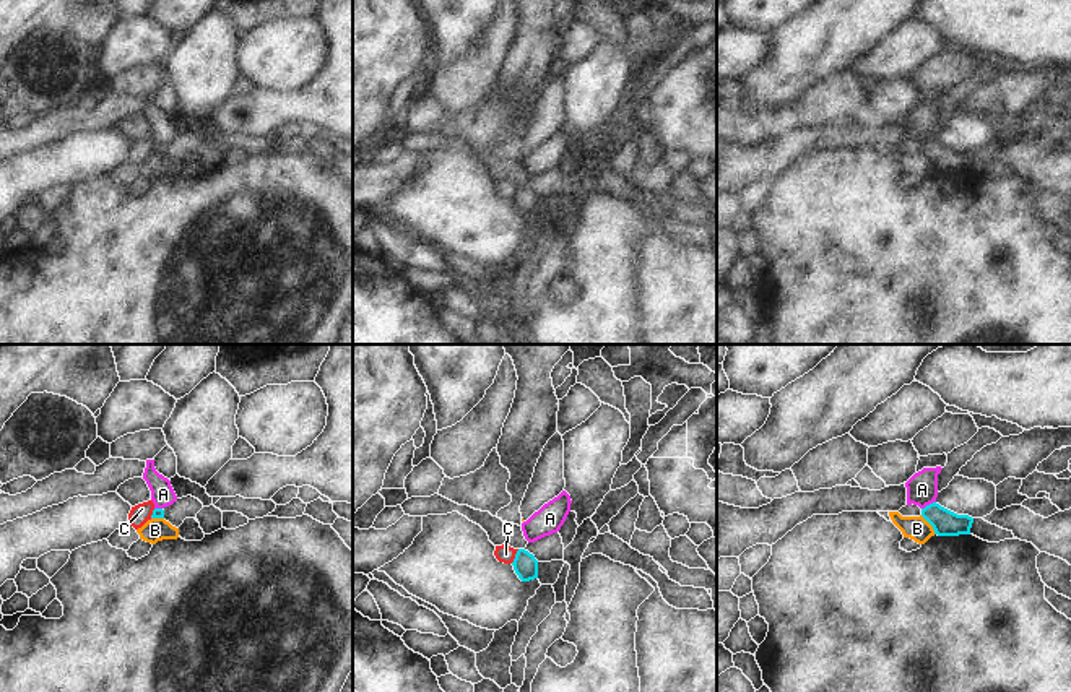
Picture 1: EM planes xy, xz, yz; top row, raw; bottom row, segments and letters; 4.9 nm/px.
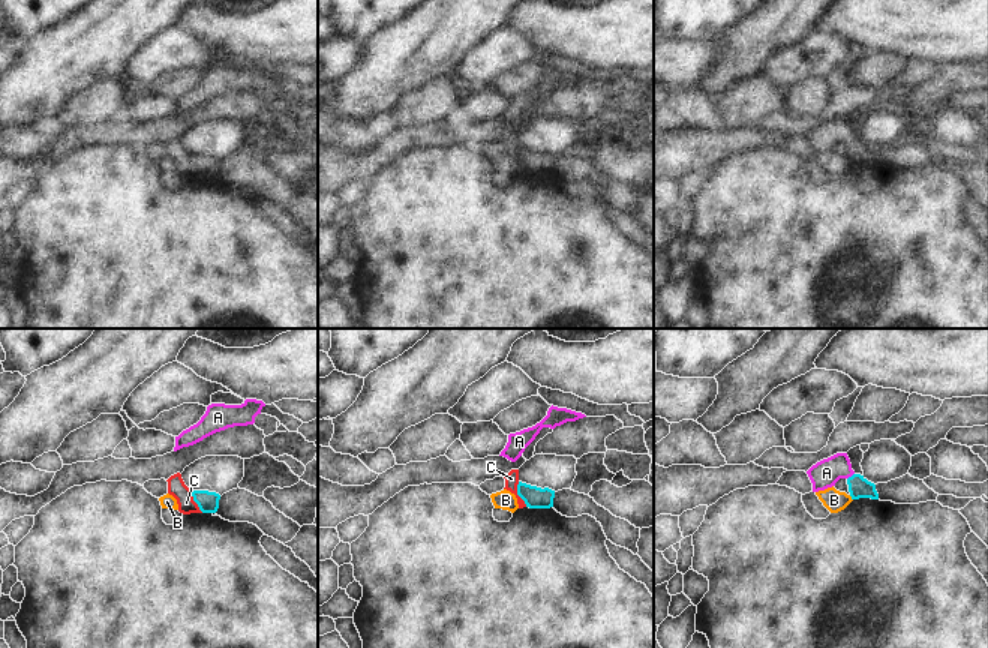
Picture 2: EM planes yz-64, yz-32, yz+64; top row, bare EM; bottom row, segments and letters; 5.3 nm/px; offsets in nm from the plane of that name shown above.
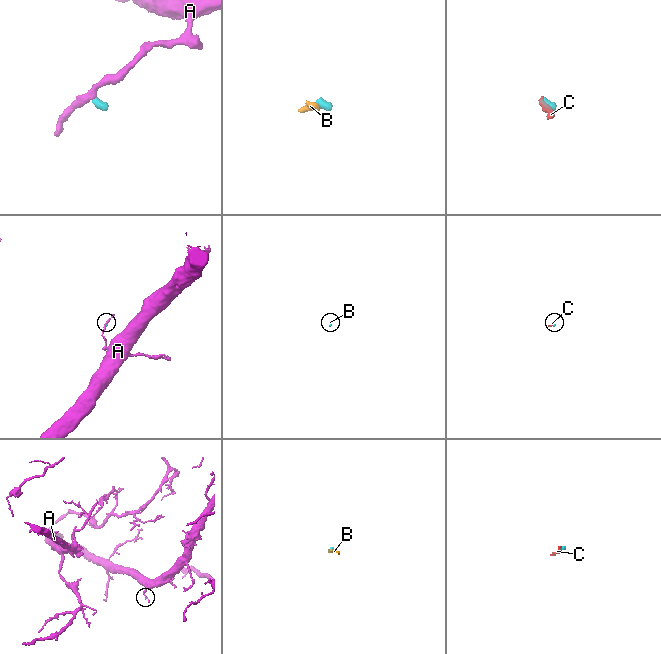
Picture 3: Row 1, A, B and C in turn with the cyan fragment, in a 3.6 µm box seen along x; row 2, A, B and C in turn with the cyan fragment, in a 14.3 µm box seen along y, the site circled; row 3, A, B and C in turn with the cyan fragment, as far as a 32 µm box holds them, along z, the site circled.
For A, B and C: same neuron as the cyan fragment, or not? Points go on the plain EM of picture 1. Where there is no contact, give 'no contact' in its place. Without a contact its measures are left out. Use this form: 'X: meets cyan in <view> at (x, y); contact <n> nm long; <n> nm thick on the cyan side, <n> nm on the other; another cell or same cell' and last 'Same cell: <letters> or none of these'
A: meets cyan in yz at (930, 140); contact 80 nm long; 130 nm thick on the cyan side, 160 nm on the other; same cell
B: meets cyan in yz at (930, 160); contact 120 nm long; 130 nm thick on the cyan side, 120 nm on the other; another cell
C: meets cyan in xz at (515, 192); contact 80 nm long; 120 nm thick on the cyan side, 90 nm on the other; another cell
Same cell: A

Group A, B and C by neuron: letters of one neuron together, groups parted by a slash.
A / B / C

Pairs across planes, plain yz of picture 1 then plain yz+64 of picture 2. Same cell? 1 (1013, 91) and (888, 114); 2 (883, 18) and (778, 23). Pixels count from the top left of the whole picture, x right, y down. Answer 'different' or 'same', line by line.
1: different
2: same

